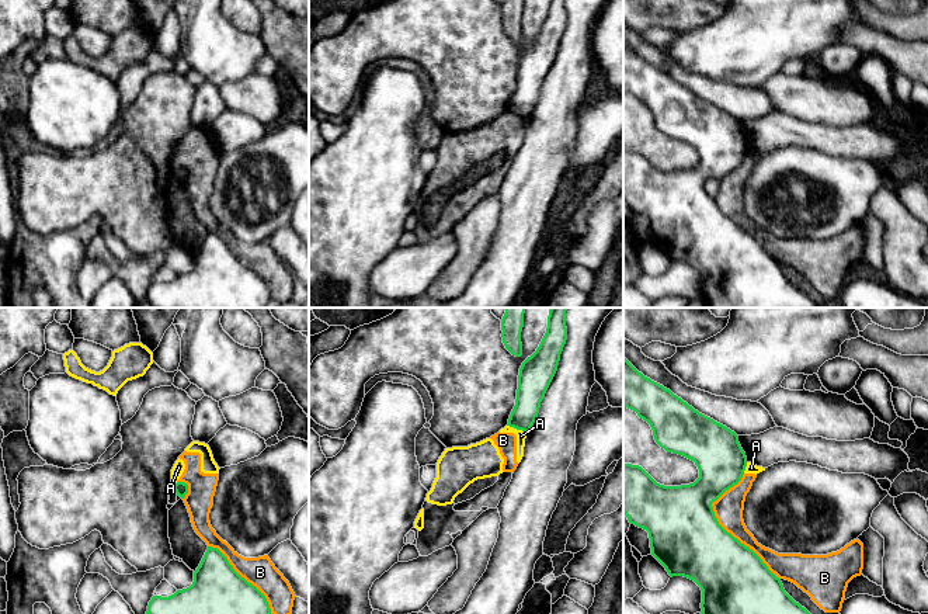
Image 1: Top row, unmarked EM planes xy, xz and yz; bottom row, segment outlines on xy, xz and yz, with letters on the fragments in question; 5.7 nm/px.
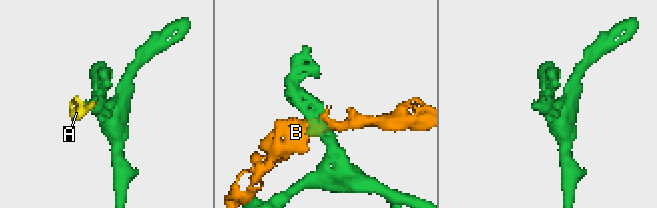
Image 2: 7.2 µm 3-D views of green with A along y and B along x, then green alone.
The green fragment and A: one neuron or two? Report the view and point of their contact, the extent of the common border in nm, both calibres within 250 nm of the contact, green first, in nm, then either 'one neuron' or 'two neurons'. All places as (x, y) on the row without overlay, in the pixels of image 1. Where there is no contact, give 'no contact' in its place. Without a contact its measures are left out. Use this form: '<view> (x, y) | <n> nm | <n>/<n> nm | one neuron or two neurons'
xz (517, 114) | 120 nm | 160/60 nm | two neurons

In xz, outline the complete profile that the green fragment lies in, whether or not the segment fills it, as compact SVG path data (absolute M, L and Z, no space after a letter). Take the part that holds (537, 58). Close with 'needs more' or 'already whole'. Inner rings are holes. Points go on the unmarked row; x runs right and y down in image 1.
M549 0L539 32L519 53L515 91L508 104L510 112L526 118L533 111L541 87L557 56L566 25L566 0Z | already whole

